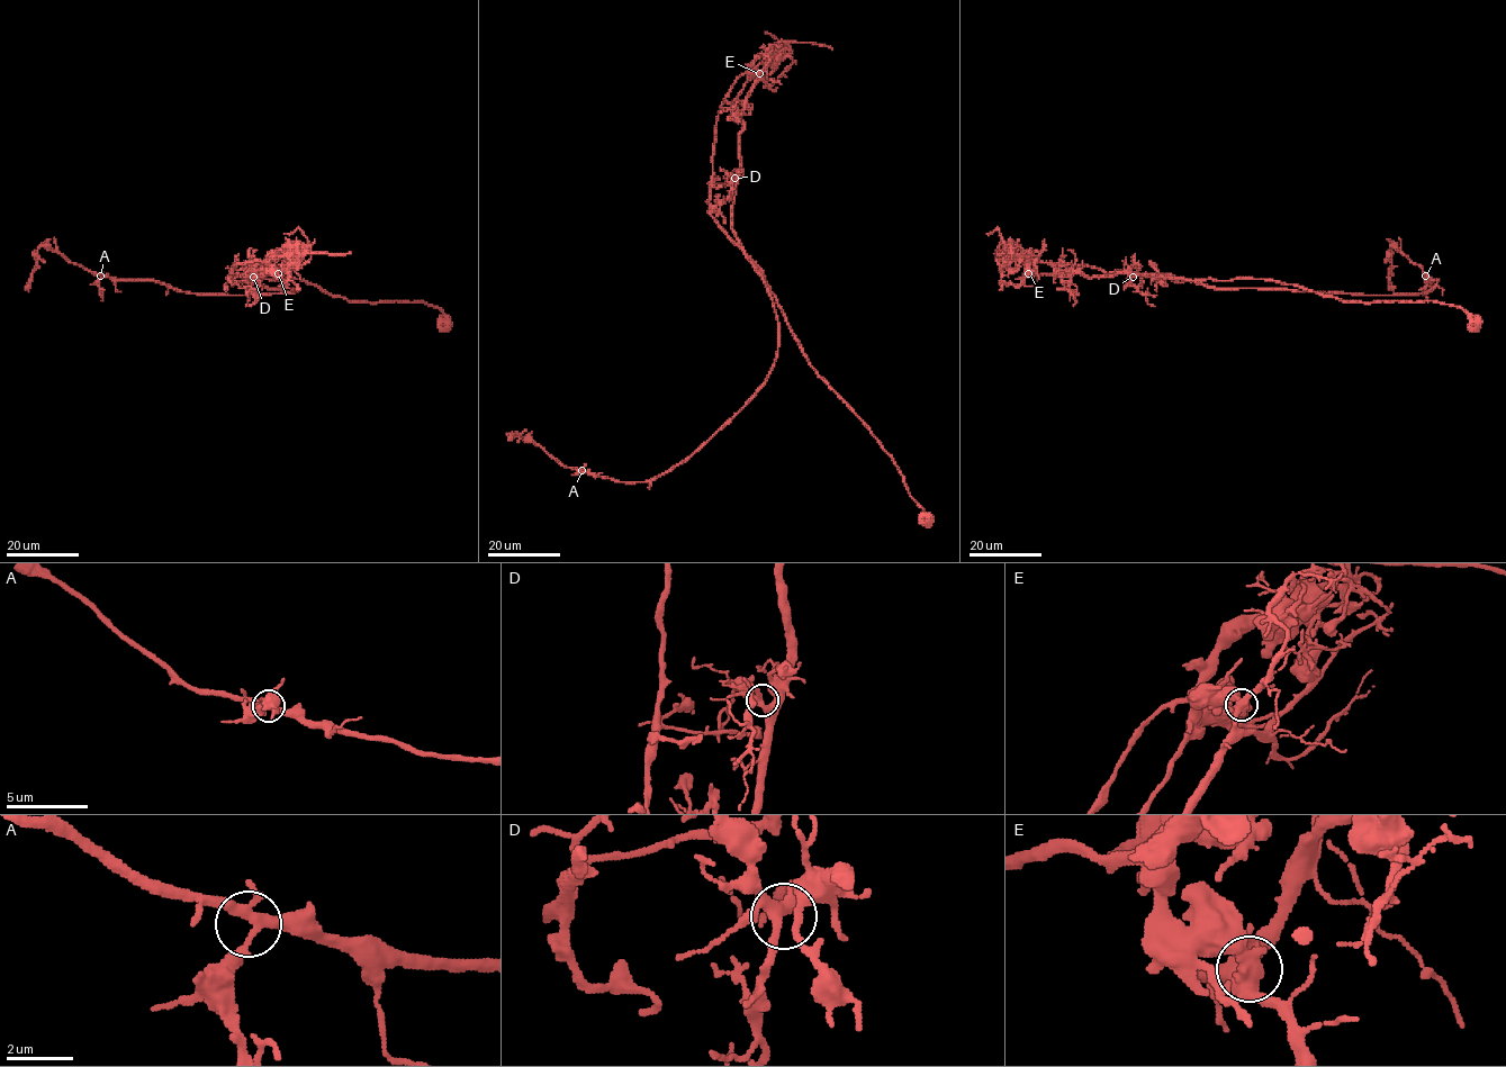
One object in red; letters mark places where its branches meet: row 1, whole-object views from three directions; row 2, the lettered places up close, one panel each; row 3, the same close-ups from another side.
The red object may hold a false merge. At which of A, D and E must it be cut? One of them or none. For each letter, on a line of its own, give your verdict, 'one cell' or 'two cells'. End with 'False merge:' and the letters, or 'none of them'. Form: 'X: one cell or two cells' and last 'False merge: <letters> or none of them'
A: one cell
D: one cell
E: two cells
False merge: E

